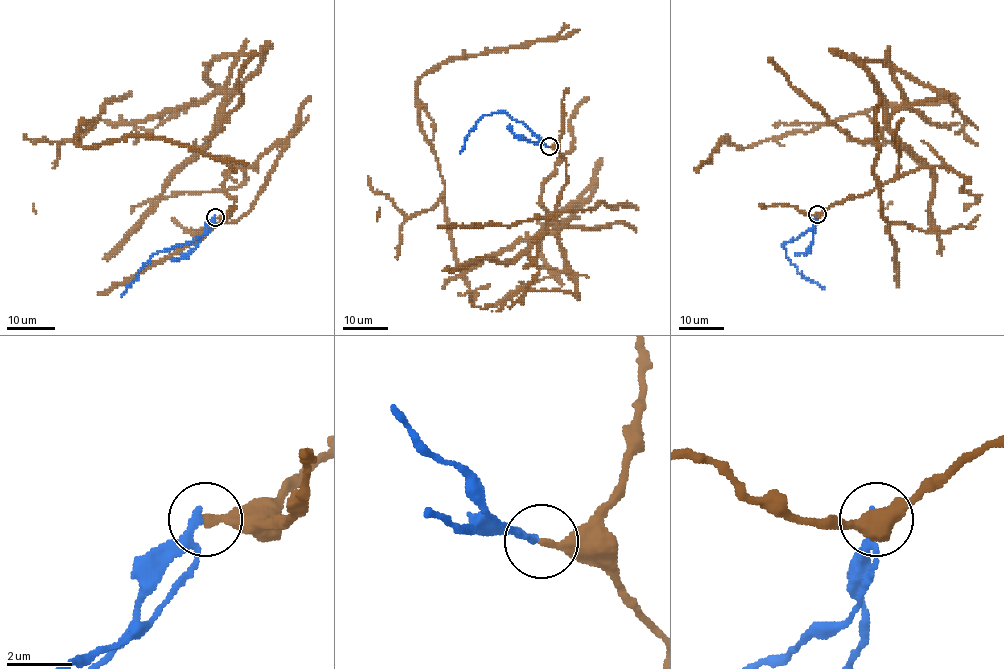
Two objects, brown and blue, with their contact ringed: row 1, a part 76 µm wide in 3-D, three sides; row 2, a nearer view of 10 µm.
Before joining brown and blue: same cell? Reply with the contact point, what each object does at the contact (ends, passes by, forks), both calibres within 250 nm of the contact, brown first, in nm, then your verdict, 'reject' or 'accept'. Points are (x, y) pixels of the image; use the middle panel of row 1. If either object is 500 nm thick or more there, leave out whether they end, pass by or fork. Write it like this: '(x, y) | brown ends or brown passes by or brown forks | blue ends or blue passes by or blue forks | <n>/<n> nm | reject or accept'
(549, 146) | brown ends | blue passes by | 280/160 nm | reject

